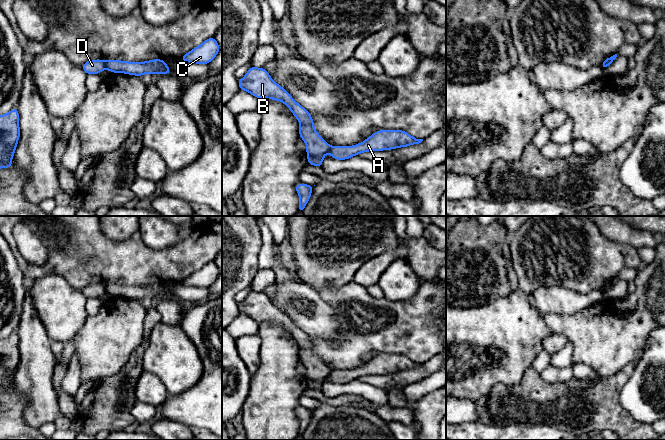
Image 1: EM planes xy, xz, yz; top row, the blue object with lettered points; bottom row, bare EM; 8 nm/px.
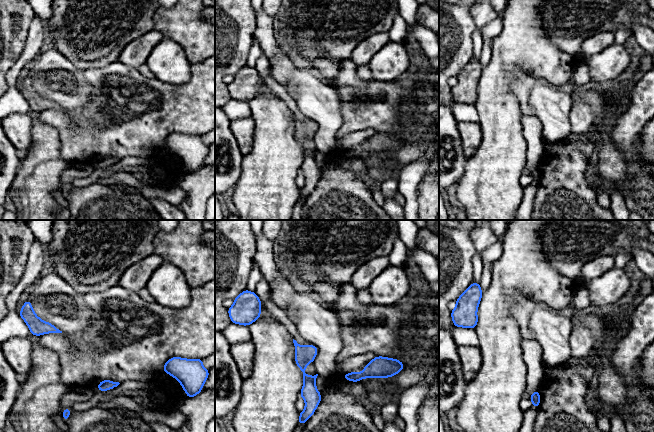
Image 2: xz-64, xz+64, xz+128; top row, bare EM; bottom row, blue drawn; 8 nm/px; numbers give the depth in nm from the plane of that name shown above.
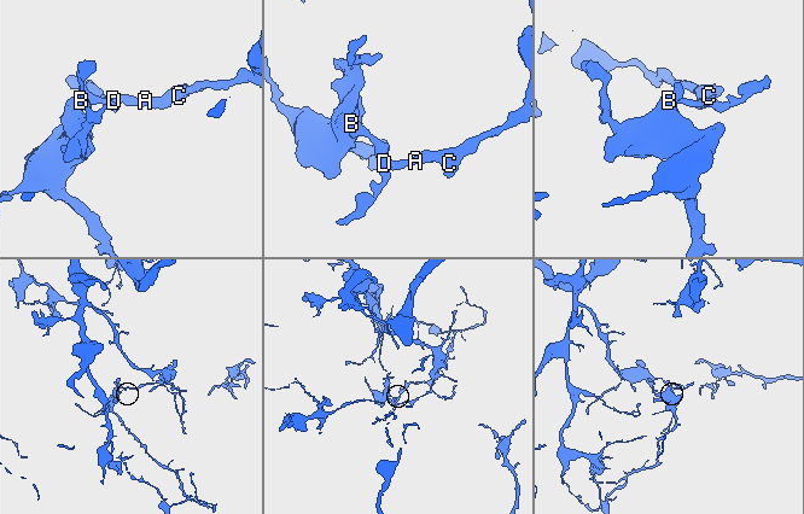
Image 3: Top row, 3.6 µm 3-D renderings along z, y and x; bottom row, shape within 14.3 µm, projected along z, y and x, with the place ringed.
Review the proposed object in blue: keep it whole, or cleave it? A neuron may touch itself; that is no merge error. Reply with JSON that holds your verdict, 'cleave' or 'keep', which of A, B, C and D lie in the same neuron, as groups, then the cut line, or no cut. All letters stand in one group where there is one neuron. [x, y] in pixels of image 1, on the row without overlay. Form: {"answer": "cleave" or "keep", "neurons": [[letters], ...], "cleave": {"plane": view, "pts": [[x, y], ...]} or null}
{"answer": "cleave", "neurons": [["A", "C"], ["B", "D"]], "cleave": {"plane": "xy", "pts": [[105, 286], [106, 292]]}}

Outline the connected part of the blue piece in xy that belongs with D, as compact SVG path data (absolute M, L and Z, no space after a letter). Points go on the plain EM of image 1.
M97 283L97 284L88 284L86 287L82 289L82 293L85 297L88 298L100 298L101 295L106 293L106 286Z

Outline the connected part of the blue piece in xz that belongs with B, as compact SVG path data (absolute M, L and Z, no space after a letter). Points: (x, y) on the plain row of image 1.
M251 290L246 299L238 304L238 309L239 313L247 315L258 323L269 322L283 326L300 347L299 359L306 367L307 387L322 392L324 380L329 376L331 370L314 353L314 345L308 334L274 306L264 291Z

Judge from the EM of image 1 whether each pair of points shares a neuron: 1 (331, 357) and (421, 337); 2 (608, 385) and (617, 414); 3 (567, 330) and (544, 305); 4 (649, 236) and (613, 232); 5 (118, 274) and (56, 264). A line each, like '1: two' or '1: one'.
1: one
2: one
3: two
4: one
5: one

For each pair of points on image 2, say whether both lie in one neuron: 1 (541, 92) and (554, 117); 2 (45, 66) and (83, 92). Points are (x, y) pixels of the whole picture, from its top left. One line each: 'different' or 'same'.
1: same
2: same

